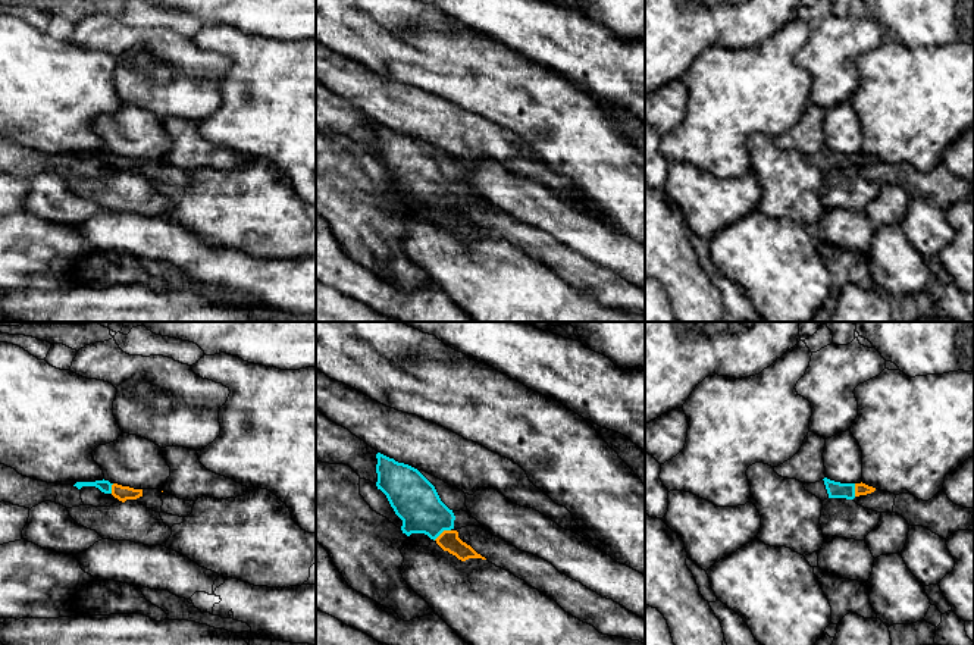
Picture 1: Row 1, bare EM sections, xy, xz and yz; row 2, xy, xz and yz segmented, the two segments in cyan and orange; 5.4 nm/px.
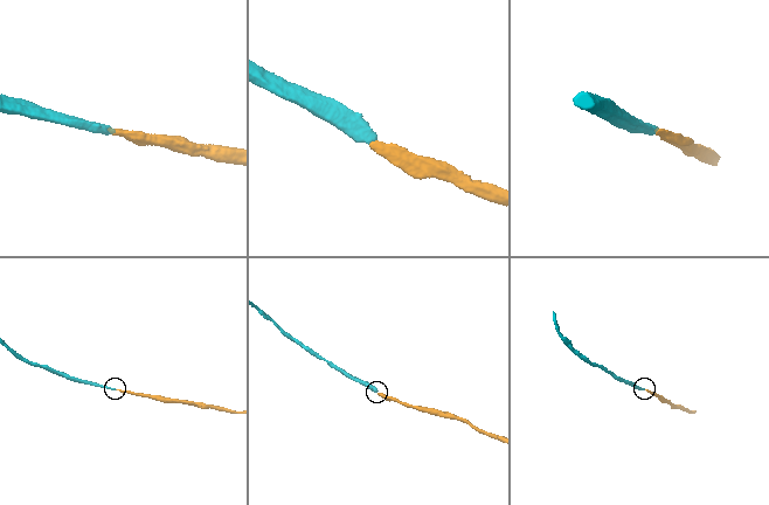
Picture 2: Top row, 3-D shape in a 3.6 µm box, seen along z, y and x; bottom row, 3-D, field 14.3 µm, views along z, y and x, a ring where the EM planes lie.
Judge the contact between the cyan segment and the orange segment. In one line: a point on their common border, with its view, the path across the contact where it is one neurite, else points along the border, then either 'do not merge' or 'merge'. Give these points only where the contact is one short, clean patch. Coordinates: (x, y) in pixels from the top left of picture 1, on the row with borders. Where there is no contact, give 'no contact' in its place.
meets cyan in xz at (441, 532); runs through xz (415, 500), (441, 532), (448, 541); merge

